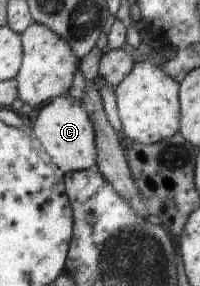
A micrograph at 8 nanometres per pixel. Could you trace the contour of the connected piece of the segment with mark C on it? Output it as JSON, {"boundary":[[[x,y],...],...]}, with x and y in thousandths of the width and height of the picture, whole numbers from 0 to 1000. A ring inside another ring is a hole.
{"boundary":[[[330,329],[305,343],[225,360],[185,416],[155,434],[160,469],[220,507],[275,566],[325,608],[420,598],[480,573],[495,528],[480,521],[480,462],[465,462],[455,406],[435,406],[410,350]]]}

